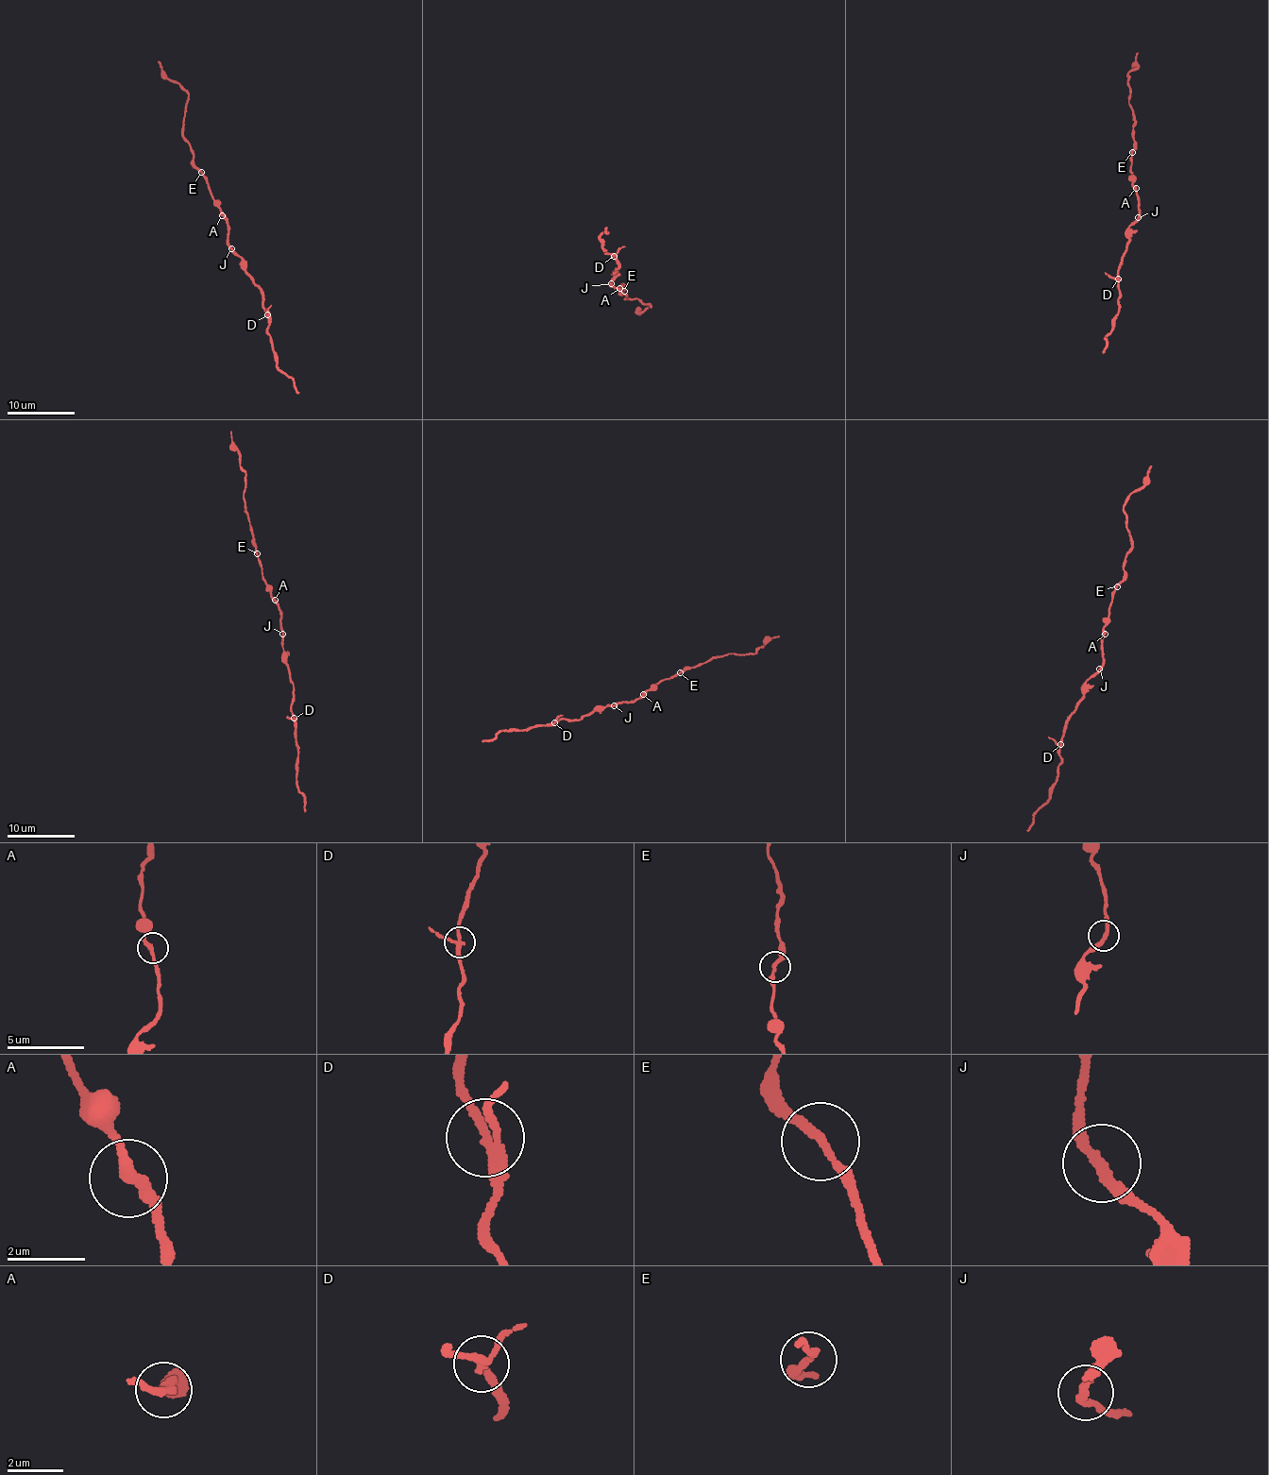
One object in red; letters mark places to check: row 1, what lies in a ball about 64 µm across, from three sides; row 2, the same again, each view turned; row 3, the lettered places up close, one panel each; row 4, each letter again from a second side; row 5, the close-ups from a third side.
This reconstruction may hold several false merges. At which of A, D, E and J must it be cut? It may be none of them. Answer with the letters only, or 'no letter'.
no letter

